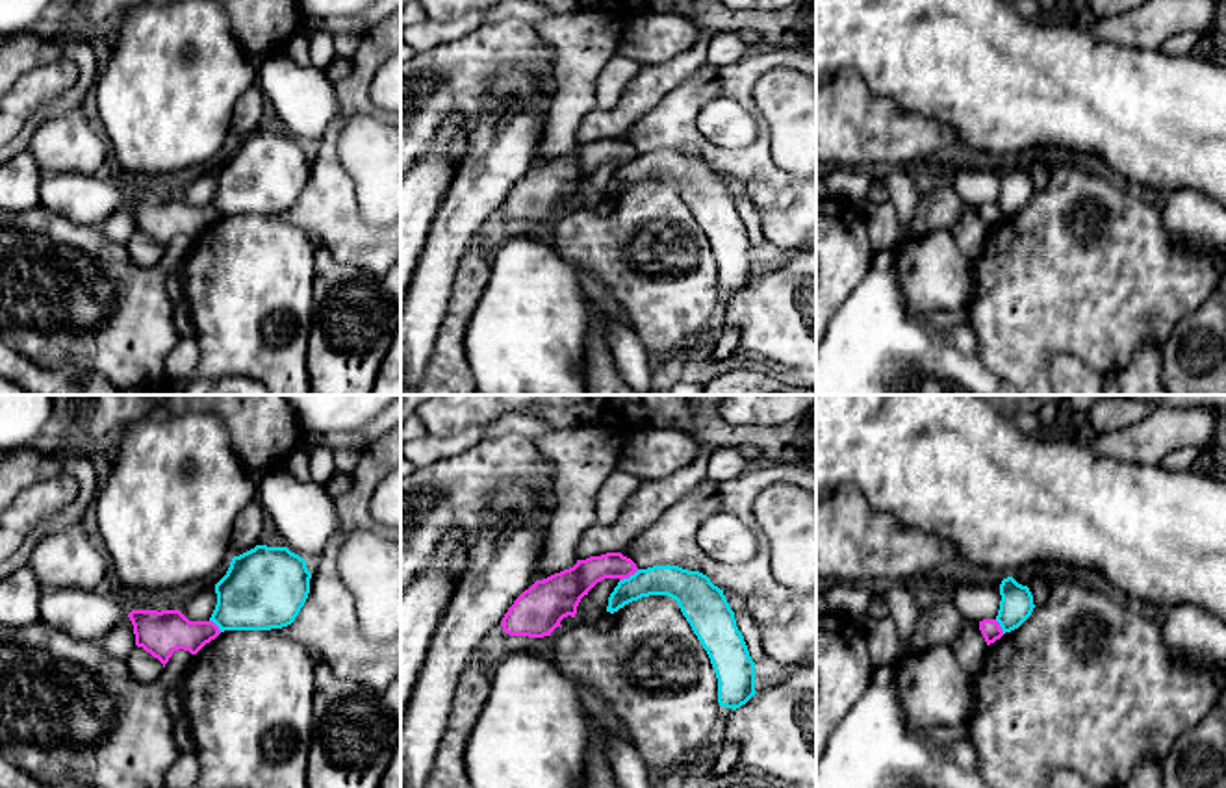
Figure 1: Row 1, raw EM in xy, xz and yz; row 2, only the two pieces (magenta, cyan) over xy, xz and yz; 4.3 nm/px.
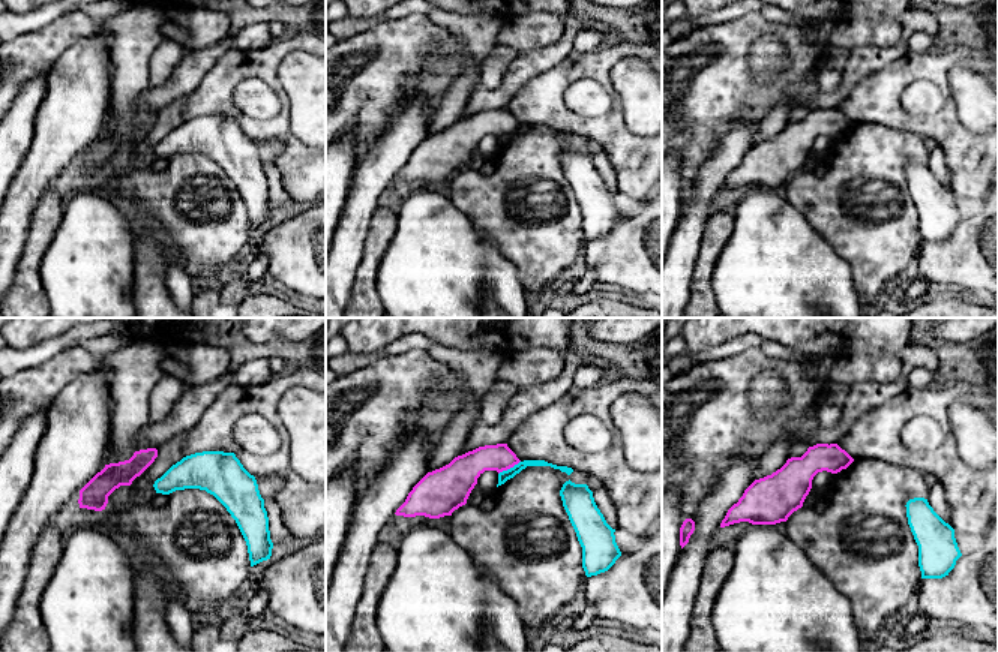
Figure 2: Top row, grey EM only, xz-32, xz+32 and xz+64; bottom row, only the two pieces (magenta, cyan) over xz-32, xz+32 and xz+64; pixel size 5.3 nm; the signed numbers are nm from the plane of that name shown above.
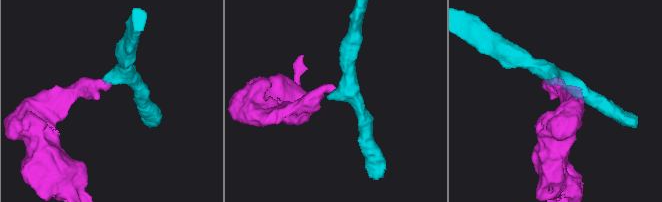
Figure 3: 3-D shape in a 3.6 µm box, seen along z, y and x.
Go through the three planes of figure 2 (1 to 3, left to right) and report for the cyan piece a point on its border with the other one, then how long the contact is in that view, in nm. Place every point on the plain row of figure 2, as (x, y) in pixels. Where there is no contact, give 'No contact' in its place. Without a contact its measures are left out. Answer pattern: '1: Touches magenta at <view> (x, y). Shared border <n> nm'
1: No contact
2: Touches magenta at xz+32 (509, 132). Shared border 140 nm
3: No contact

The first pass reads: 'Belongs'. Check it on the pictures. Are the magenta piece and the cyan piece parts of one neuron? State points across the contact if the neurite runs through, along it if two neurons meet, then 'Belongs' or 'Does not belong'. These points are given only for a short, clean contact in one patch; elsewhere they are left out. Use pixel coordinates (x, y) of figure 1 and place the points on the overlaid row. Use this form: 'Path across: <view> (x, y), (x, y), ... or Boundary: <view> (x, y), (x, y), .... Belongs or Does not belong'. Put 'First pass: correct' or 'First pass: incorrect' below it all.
Boundary: xz (638, 570), (620, 581). Does not belong
First pass: incorrect

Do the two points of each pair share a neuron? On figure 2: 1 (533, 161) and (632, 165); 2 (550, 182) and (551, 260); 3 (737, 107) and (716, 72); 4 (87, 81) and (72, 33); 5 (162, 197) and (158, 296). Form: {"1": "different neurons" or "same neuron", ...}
{"1": "different neurons", "2": "same neuron", "3": "same neuron", "4": "different neurons", "5": "different neurons"}

